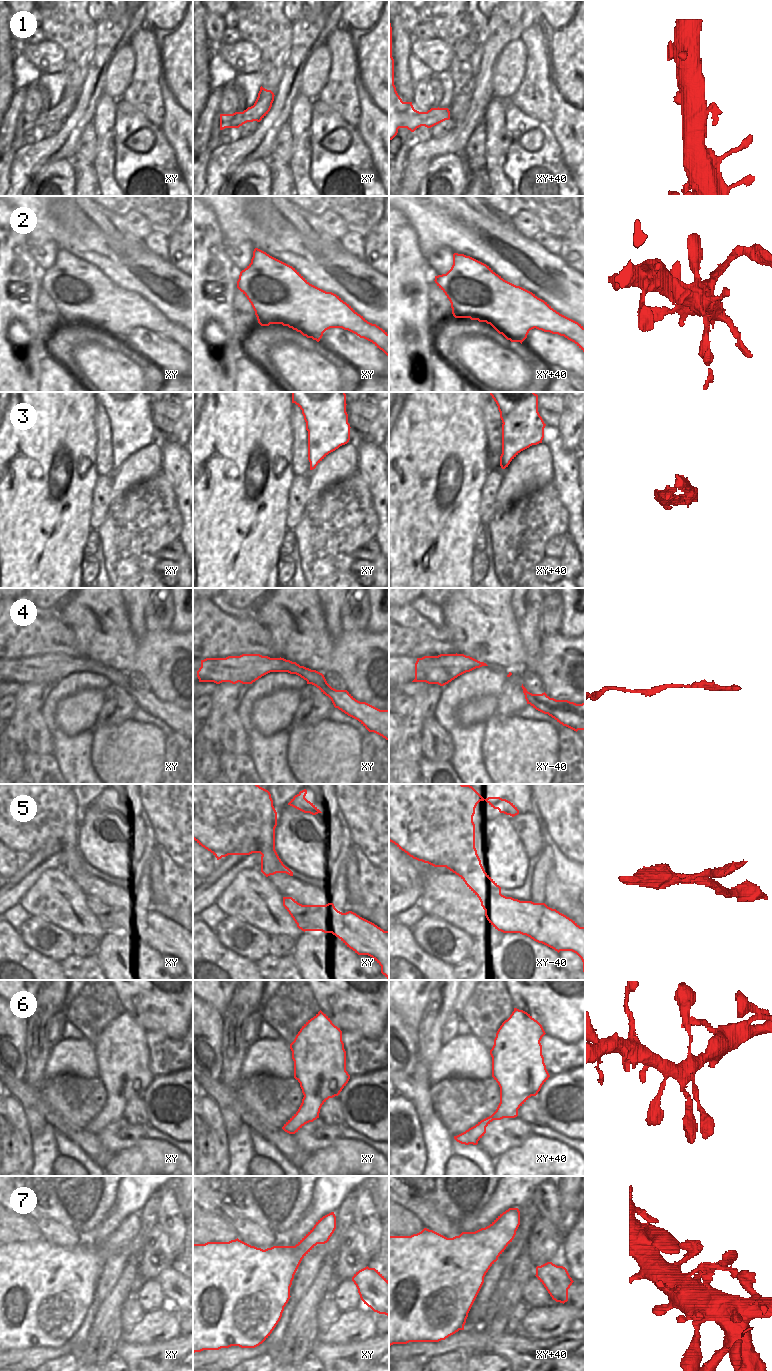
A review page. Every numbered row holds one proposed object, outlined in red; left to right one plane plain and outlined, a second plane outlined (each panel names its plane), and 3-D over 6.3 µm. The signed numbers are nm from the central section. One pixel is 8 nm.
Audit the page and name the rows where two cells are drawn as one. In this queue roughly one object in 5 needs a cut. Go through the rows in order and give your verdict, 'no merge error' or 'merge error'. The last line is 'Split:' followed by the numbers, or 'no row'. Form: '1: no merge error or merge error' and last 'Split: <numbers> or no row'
1: no merge error
2: no merge error
3: merge error
4: no merge error
5: merge error
6: no merge error
7: no merge error
Split: 3, 5

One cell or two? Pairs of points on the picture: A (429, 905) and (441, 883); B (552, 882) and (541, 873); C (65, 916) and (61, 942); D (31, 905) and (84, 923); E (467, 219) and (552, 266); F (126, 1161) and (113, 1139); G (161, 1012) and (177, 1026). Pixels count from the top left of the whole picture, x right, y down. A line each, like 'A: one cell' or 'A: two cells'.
A: one cell
B: two cells
C: two cells
D: one cell
E: one cell
F: two cells
G: one cell

